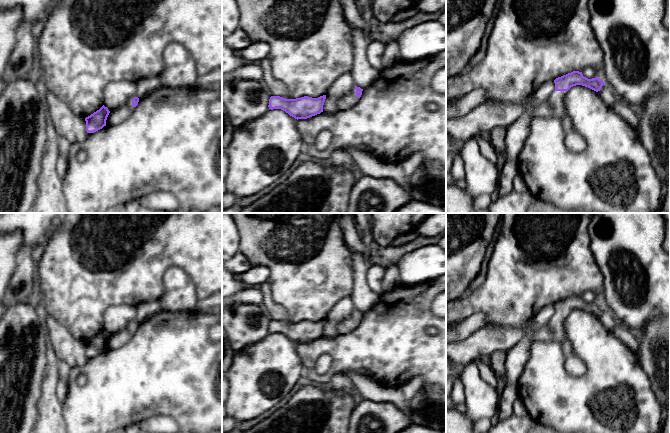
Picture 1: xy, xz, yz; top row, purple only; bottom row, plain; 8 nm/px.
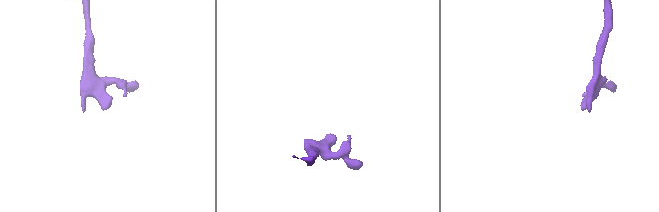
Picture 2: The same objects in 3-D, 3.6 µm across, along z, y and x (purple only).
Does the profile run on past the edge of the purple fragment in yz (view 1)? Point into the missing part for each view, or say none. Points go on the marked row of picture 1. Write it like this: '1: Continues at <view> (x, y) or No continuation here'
1: Continues at yz (555, 104)

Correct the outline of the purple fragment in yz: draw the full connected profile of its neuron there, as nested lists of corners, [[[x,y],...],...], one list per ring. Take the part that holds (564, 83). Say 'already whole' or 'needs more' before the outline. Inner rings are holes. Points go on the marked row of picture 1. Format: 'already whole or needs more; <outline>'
needs more; [[[573,71],[554,80],[555,90],[552,92],[548,101],[536,108],[533,112],[533,117],[536,116],[551,116],[559,114],[561,120],[564,122],[566,132],[565,145],[574,152],[580,152],[586,149],[587,144],[582,137],[574,131],[570,118],[566,114],[564,99],[567,91],[576,85],[588,87],[596,92],[600,91],[605,84],[600,78],[588,79],[583,76],[582,72]]]

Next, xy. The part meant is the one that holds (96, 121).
needs more; [[[131,97],[123,106],[111,112],[103,105],[99,110],[85,118],[87,133],[94,133],[104,126],[110,125],[112,120],[116,124],[123,122],[135,110],[138,102],[138,97]]]

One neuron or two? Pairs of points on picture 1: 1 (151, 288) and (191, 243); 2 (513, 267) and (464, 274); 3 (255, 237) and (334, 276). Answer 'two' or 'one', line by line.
1: one
2: two
3: one

